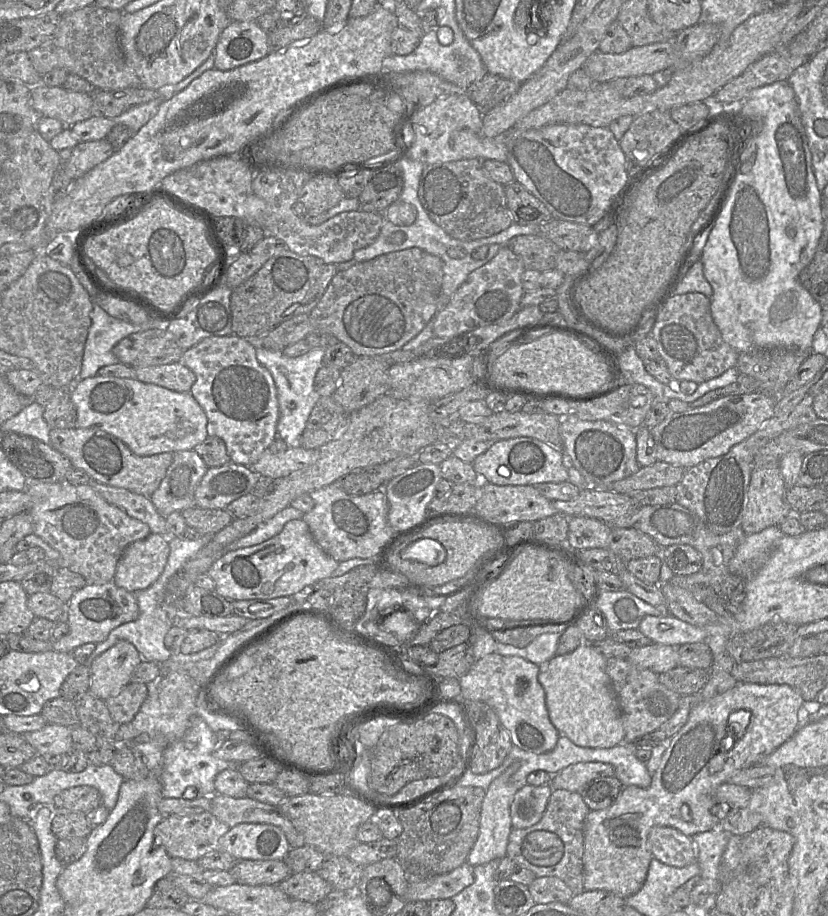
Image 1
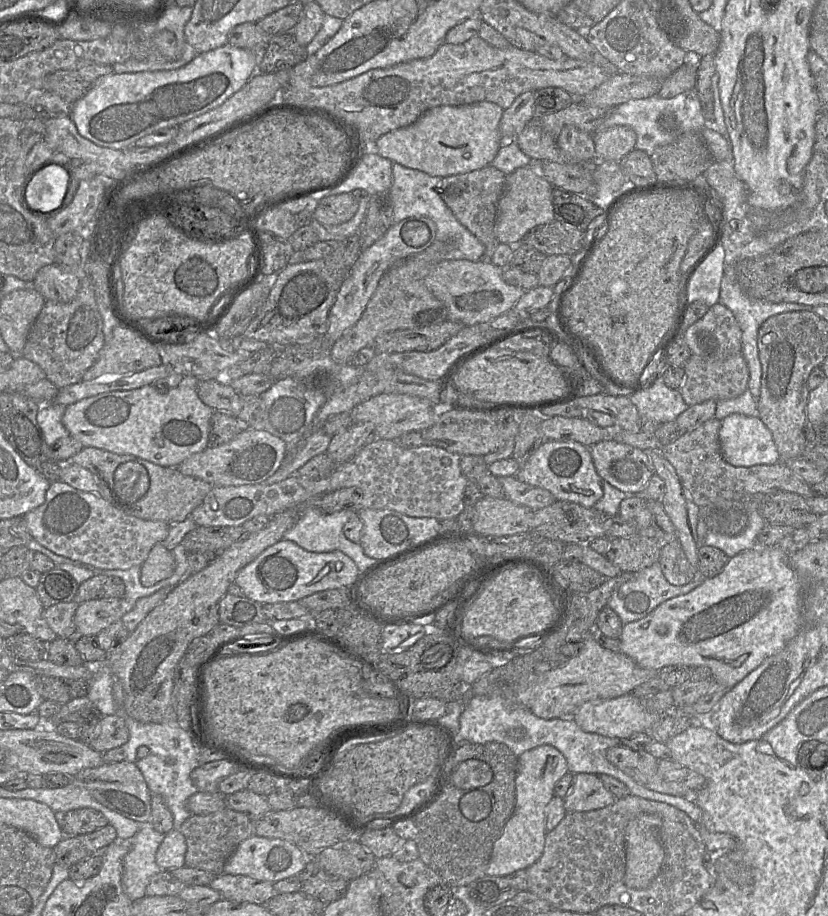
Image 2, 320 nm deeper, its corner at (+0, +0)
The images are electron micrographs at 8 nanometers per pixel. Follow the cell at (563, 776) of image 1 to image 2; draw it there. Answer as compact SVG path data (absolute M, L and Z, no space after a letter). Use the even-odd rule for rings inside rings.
M574 774L574 783L564 800L566 812L587 812L610 806L616 797L600 780L598 775Z

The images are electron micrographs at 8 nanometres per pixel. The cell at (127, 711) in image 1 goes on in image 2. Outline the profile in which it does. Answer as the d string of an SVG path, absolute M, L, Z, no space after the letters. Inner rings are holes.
M117 715L103 716L96 738L91 742L90 747L104 753L110 749L123 746L129 739L129 730L125 720Z

